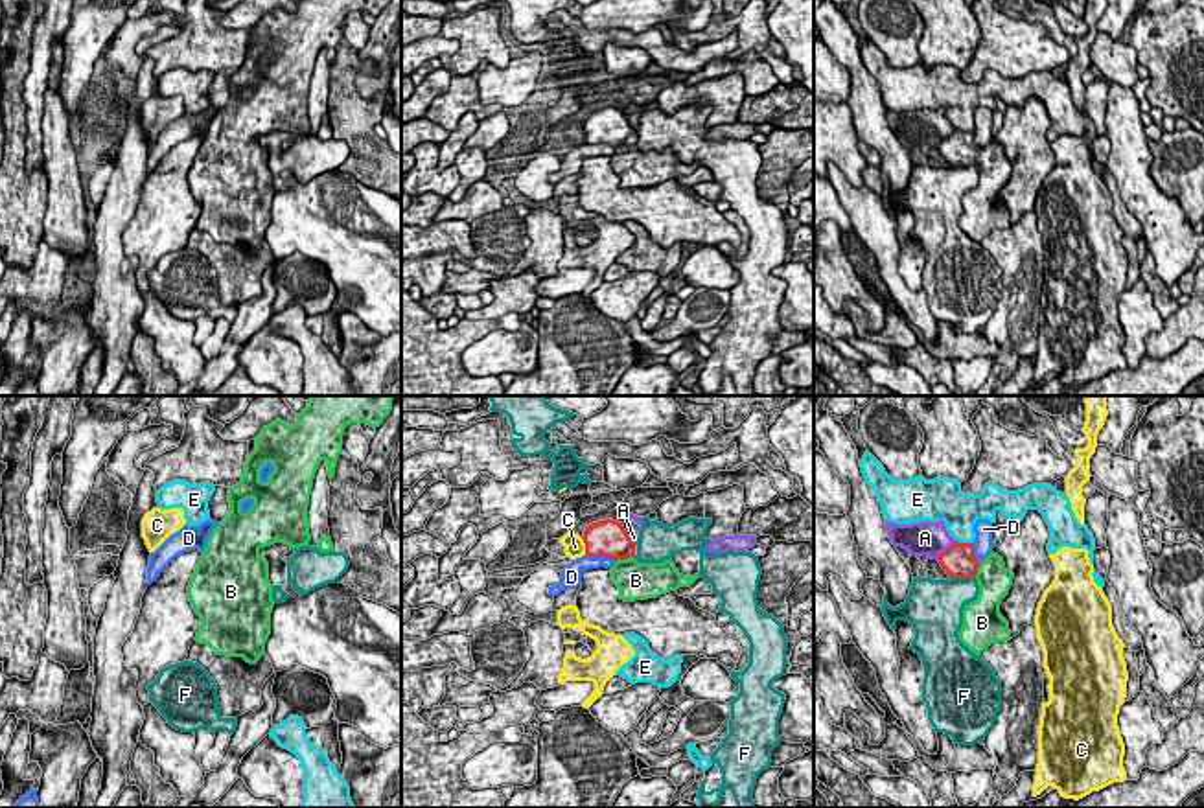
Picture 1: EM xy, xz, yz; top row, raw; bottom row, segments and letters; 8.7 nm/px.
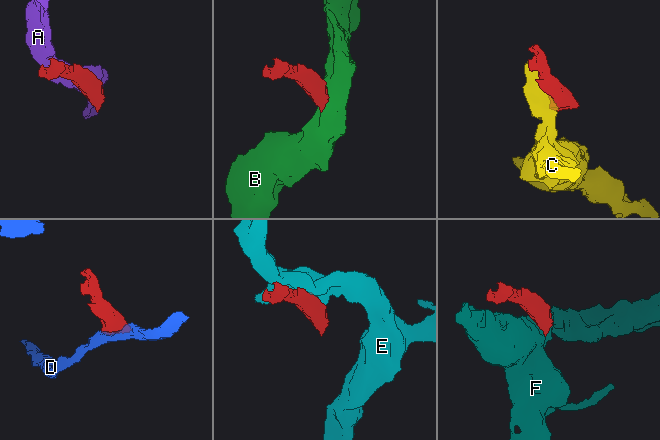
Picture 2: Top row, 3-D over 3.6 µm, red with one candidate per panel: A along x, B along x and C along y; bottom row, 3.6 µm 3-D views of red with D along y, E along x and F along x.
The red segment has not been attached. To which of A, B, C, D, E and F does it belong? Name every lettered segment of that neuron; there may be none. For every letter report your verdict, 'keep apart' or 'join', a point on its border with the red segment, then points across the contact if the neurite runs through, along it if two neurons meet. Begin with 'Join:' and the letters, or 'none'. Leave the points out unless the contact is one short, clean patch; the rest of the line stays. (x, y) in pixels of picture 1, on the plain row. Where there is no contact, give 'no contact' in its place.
Join: B
A: keep apart | yz (945, 138)
B: join | yz (976, 157)
C: keep apart | xz (586, 135)
D: keep apart | xz (601, 142)
E: keep apart | yz (965, 131)
F: keep apart | yz (963, 164) | along yz (950, 164), (974, 166)

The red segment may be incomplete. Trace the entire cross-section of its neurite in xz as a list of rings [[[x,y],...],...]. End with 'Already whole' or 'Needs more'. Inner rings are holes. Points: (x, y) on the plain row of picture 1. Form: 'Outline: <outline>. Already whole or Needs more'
Outline: [[[606,107],[585,114],[585,144],[611,145],[611,167],[619,175],[619,186],[624,190],[648,188],[690,175],[700,162],[683,164],[672,147],[663,151],[639,151],[635,147],[635,131],[622,110]]]. Needs more

